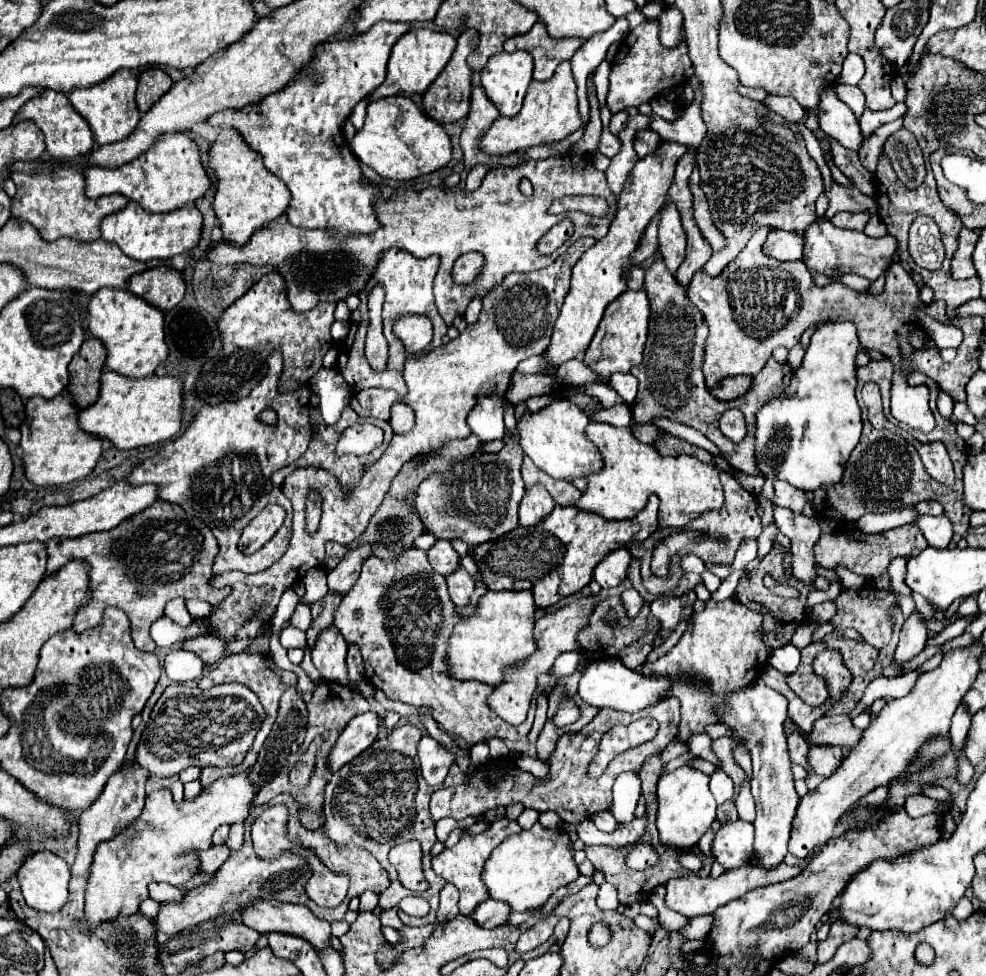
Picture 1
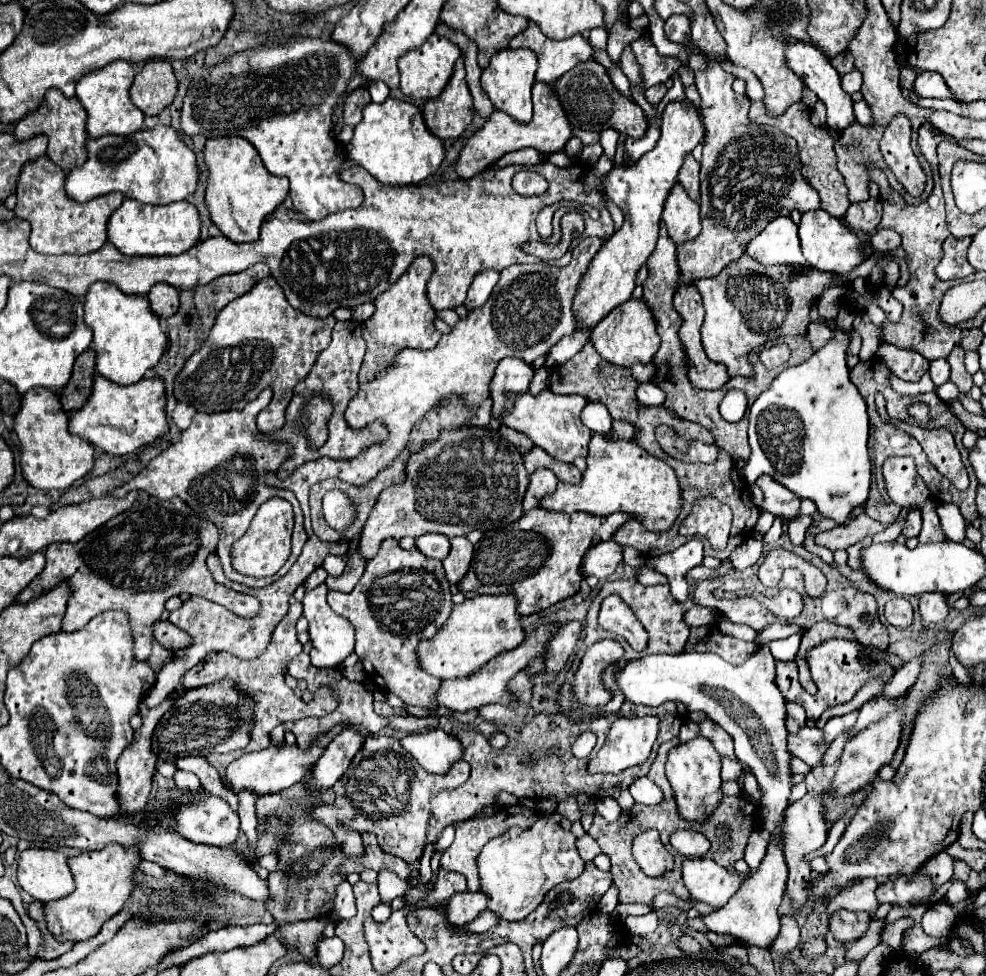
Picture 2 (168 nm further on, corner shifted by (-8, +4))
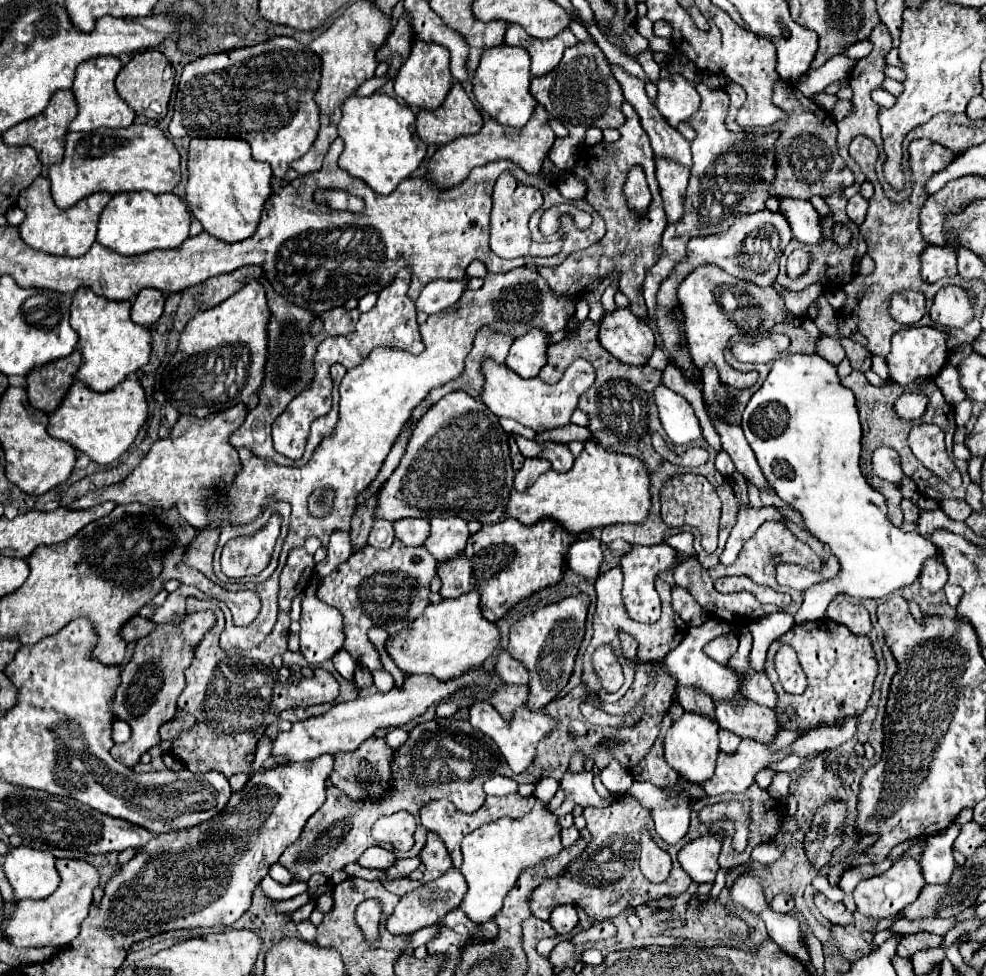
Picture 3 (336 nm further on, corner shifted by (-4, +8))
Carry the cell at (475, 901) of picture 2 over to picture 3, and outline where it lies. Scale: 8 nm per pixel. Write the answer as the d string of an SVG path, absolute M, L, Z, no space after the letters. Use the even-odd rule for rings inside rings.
M453 868L447 874L443 874L441 878L421 884L417 890L405 894L401 898L401 902L395 906L395 912L391 914L391 918L387 920L387 928L389 928L389 932L395 932L395 934L413 934L423 926L437 924L447 912L459 908L465 894L467 894L467 882L465 882L463 874L457 872L457 868Z

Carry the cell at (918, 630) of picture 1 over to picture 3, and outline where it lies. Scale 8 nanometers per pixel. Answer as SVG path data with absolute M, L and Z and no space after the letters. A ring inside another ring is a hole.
M929 562L921 572L921 586L929 592L941 592L947 584L947 568L941 562Z

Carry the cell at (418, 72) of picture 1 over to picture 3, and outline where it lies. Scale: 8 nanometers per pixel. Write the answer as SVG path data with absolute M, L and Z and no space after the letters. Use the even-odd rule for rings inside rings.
M413 42L411 56L405 60L401 70L395 76L395 92L399 98L403 98L409 106L435 110L445 100L447 92L451 90L453 76L449 72L449 50L445 46L433 44L433 42Z

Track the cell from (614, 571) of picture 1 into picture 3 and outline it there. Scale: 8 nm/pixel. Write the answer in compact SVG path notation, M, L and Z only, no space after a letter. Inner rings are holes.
M597 538L577 540L569 548L567 566L575 574L579 574L587 580L595 580L599 576L601 562L603 562L603 550L601 550L601 542Z

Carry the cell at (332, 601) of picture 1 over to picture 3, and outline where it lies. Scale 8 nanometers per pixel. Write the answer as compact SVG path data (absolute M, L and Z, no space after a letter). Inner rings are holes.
M373 496L365 506L357 506L357 512L353 516L353 526L351 526L353 552L365 548L367 544L367 536L373 528L373 506L377 506L377 496Z

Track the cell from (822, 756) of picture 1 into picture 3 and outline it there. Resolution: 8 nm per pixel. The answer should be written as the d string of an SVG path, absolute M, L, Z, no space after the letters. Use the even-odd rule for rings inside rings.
M753 700L737 702L737 706L729 706L729 702L715 702L719 726L735 732L741 738L753 738L761 744L773 744L777 732L781 730L777 722L777 714L771 708L759 706Z

